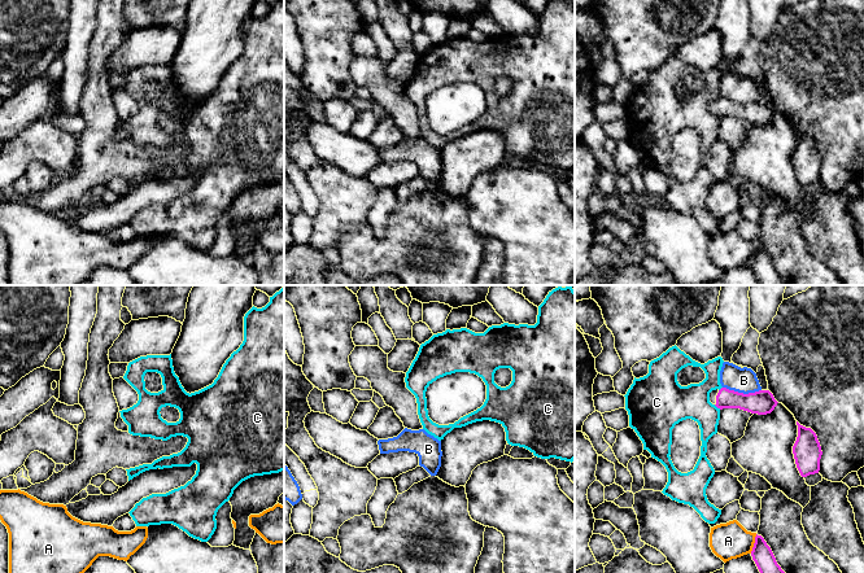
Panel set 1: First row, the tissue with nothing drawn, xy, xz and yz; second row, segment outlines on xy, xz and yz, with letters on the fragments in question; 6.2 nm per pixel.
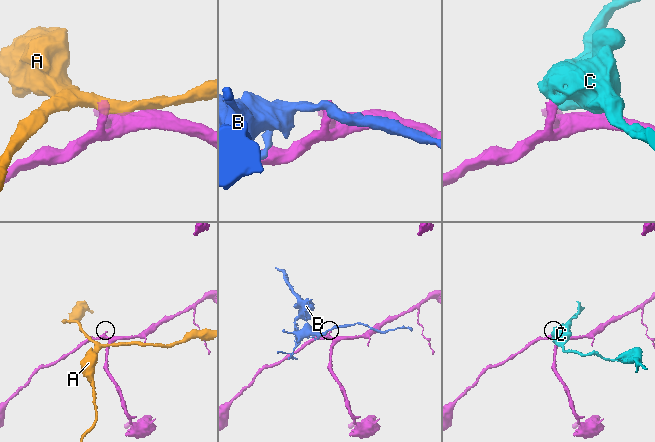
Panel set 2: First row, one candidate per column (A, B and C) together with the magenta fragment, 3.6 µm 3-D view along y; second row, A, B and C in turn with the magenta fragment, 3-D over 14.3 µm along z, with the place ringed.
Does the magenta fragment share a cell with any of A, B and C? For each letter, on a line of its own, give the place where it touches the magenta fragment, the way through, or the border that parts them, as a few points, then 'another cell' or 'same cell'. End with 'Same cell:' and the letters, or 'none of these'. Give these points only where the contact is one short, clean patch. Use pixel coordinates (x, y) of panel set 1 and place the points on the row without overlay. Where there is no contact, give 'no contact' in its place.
A: yz (754, 253) | along yz (756, 244), (750, 262) | another cell
B: yz (742, 103) | another cell
C: yz (718, 117) | along yz (714, 114), (720, 118) | another cell
Same cell: none of these

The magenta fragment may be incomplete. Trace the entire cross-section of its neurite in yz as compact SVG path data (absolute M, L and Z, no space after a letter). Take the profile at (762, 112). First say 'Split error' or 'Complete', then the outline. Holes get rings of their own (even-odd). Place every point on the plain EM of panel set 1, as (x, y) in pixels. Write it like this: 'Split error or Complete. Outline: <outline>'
Split error. Outline: M726 97L712 100L710 111L720 119L739 118L758 124L771 123L778 113L769 100L743 104Z

